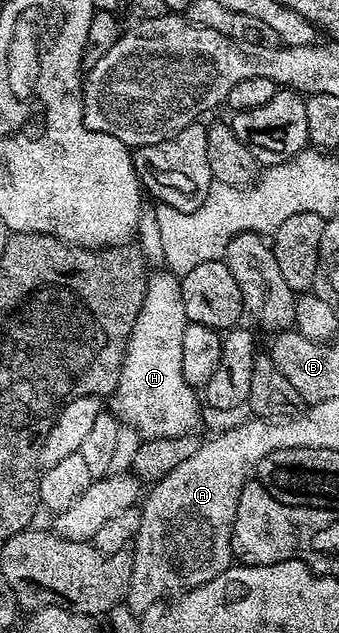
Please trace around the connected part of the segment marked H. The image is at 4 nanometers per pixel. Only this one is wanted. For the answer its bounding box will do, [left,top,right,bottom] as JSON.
[111,273,202,440]

